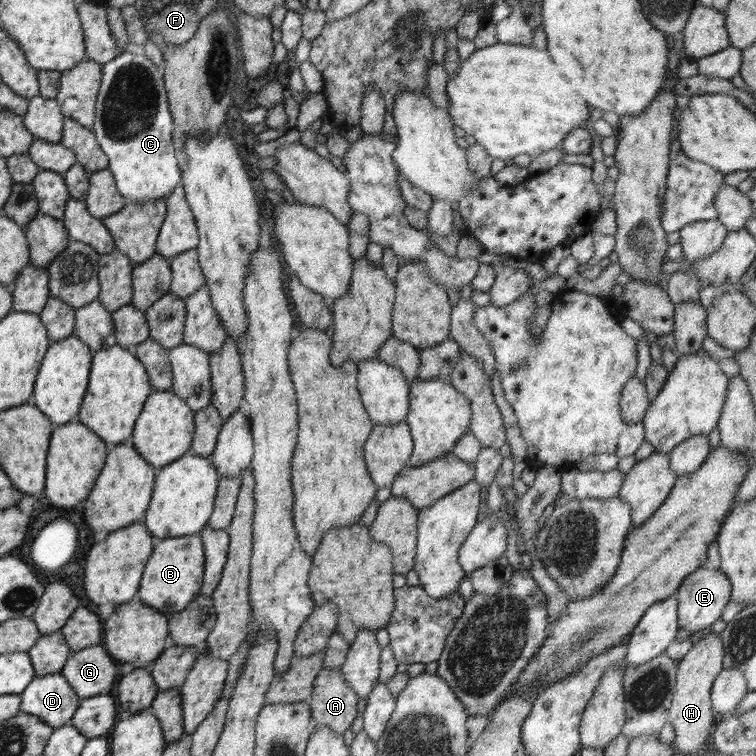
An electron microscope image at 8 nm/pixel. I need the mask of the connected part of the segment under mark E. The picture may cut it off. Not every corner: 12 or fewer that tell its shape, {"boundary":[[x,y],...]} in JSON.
{"boundary":[[700,567],[680,583],[679,628],[711,626],[731,600],[719,569]]}

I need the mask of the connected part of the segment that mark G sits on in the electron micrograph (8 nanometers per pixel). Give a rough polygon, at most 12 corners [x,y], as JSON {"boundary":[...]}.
{"boundary":[[102,644],[68,656],[62,676],[81,698],[109,694],[118,662]]}

